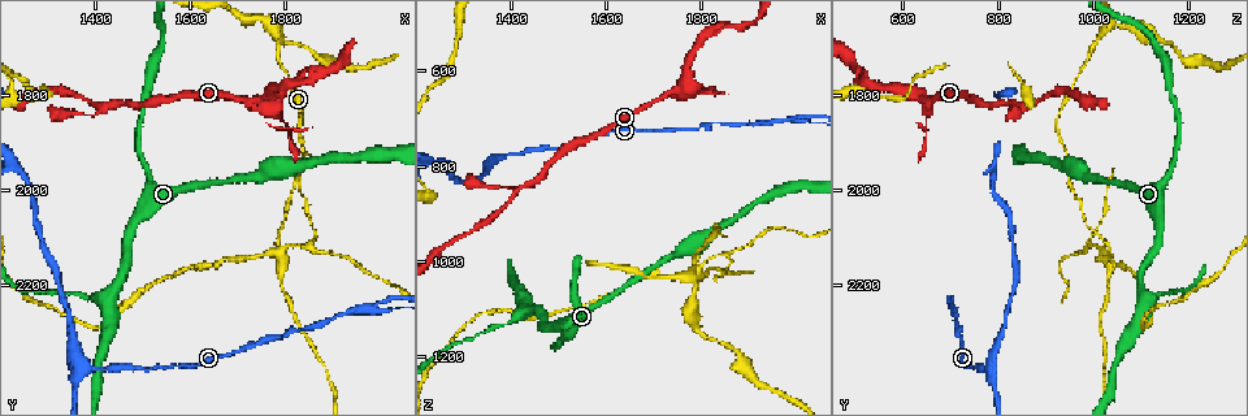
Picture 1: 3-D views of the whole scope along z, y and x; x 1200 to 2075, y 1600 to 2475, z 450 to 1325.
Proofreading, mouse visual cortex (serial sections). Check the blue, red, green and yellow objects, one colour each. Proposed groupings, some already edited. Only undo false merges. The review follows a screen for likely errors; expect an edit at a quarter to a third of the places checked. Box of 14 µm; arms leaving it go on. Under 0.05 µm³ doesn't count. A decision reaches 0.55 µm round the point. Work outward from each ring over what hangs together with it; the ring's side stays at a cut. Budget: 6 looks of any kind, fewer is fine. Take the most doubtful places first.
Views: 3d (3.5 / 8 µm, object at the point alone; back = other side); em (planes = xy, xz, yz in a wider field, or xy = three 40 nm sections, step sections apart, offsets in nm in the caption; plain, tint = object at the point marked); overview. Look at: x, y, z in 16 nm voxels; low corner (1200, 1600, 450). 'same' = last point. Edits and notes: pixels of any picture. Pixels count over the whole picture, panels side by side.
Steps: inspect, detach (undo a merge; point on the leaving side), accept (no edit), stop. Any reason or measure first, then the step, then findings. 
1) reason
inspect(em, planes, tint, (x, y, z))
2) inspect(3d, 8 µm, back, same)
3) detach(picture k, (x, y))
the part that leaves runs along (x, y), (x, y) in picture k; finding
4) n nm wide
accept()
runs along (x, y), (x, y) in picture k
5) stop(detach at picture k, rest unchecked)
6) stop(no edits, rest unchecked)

looks like a crossing
inspect(3d, 3.5 µm, (1785, 2130, 1030))

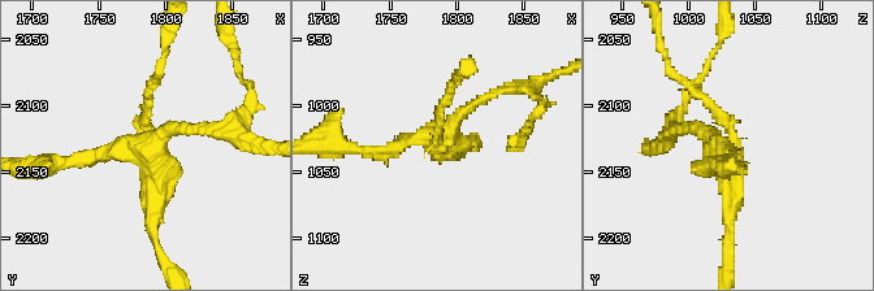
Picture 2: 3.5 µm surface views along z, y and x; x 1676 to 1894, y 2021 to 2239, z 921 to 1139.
4 arms; arms of 150, 150, 150, 250 nm; need the tissue
inspect(em, xy, step 1, tint, (1786, 2134, 1028))

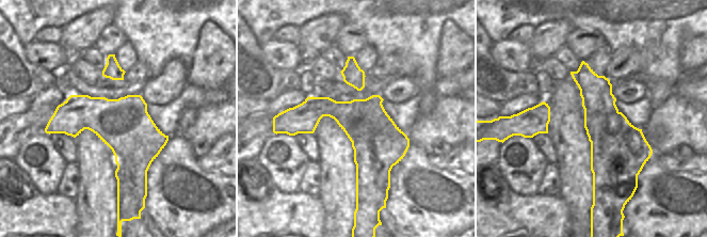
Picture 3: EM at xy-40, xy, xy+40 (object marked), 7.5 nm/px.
detach(picture 2, (94, 153))
a second cell is stuck on

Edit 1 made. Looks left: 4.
inspect(overview)

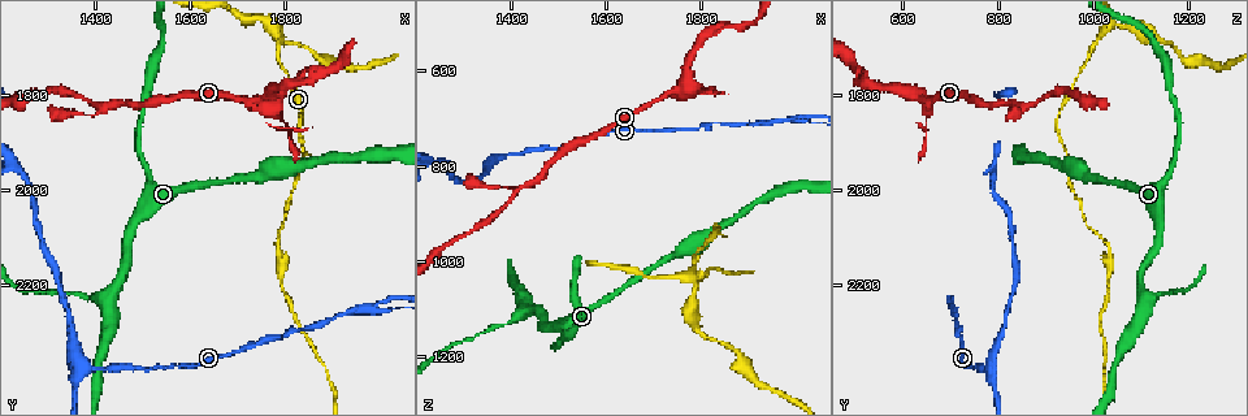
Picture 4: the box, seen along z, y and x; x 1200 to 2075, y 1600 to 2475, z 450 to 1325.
thin neck
inspect(em, xy, step 3, tint, (1795, 1860, 645))

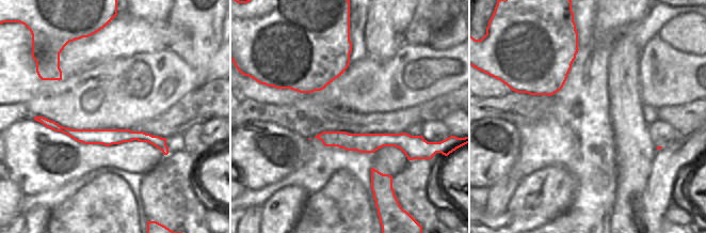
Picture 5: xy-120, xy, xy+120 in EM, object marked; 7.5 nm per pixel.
wider look
inspect(3d, 3.5 µm, same)

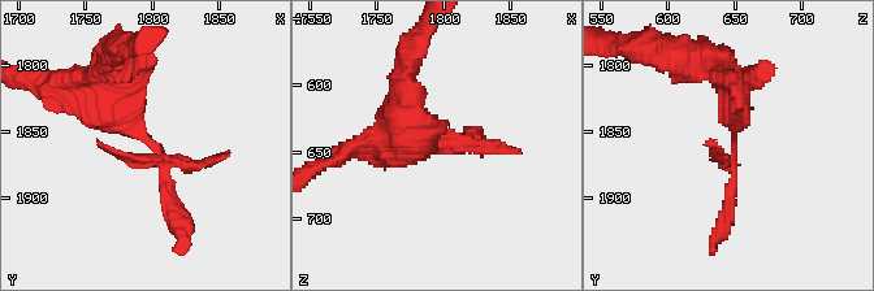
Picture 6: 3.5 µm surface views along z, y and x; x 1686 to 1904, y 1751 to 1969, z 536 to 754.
accept()
runs along (94, 77), (161, 160), (182, 233) in picture 6; one cell here

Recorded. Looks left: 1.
stop(detach at picture 2, rest unchecked)

